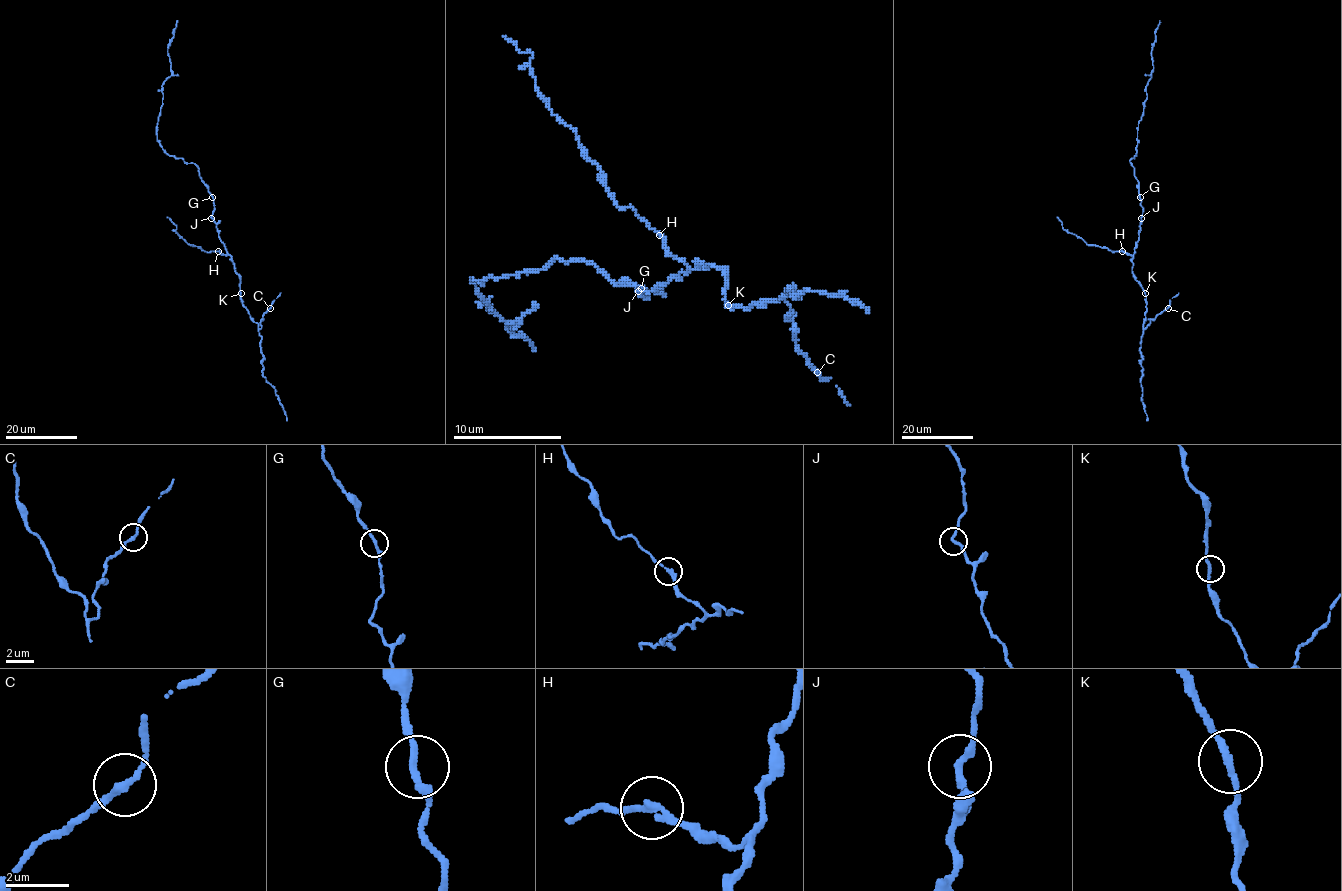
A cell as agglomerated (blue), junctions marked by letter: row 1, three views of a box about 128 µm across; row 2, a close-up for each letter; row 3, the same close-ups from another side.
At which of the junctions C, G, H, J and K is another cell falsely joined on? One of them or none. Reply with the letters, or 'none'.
none

